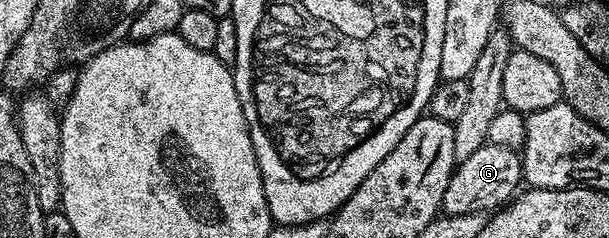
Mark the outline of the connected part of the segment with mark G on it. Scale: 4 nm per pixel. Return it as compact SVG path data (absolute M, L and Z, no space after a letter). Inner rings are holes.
M486 142L470 158L457 163L446 186L442 208L448 216L487 213L488 208L496 210L509 203L517 195L519 184L522 184L521 157L509 148Z

